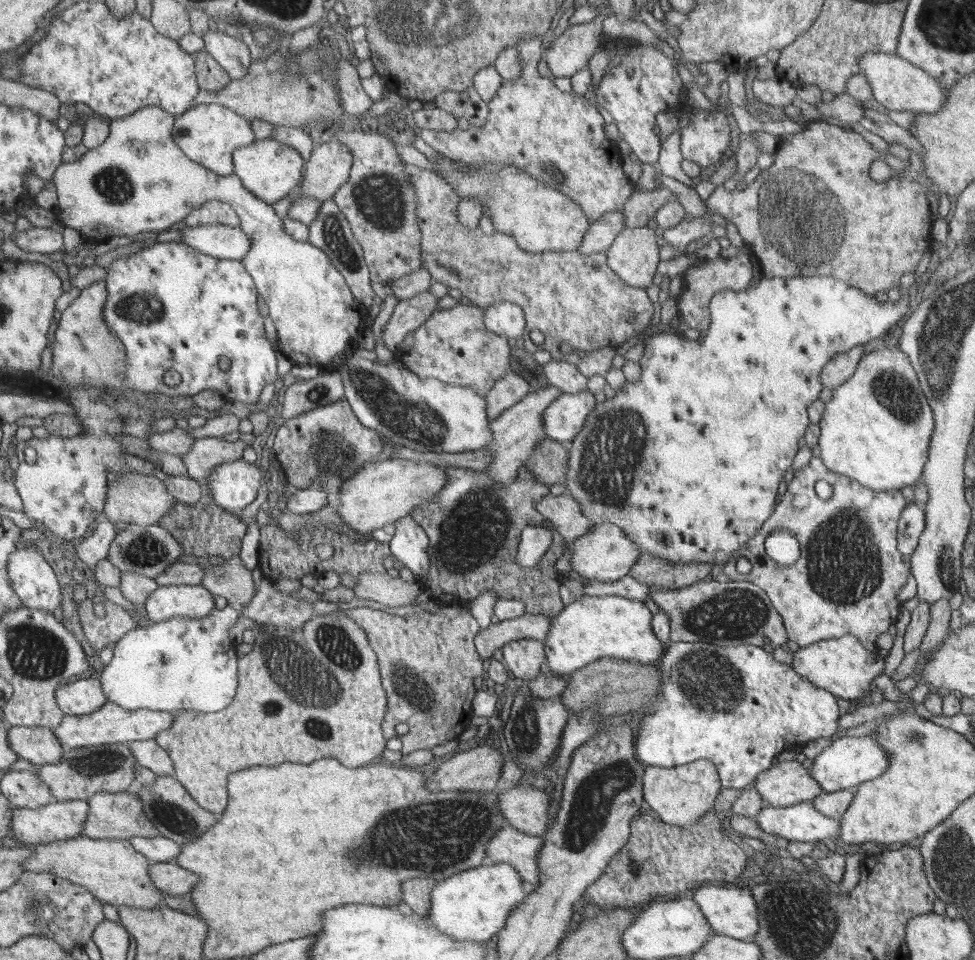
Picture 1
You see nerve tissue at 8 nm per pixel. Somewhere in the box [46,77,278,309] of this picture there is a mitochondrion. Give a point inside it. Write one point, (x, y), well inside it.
(111, 184)

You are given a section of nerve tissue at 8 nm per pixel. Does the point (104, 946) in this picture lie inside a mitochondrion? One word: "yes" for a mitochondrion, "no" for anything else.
no

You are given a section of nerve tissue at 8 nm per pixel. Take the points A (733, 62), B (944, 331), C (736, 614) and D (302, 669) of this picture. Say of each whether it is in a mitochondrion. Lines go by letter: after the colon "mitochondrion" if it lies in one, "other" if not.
A: other
B: mitochondrion
C: mitochondrion
D: mitochondrion

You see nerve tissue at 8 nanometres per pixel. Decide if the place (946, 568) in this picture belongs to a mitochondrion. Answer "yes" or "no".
yes

